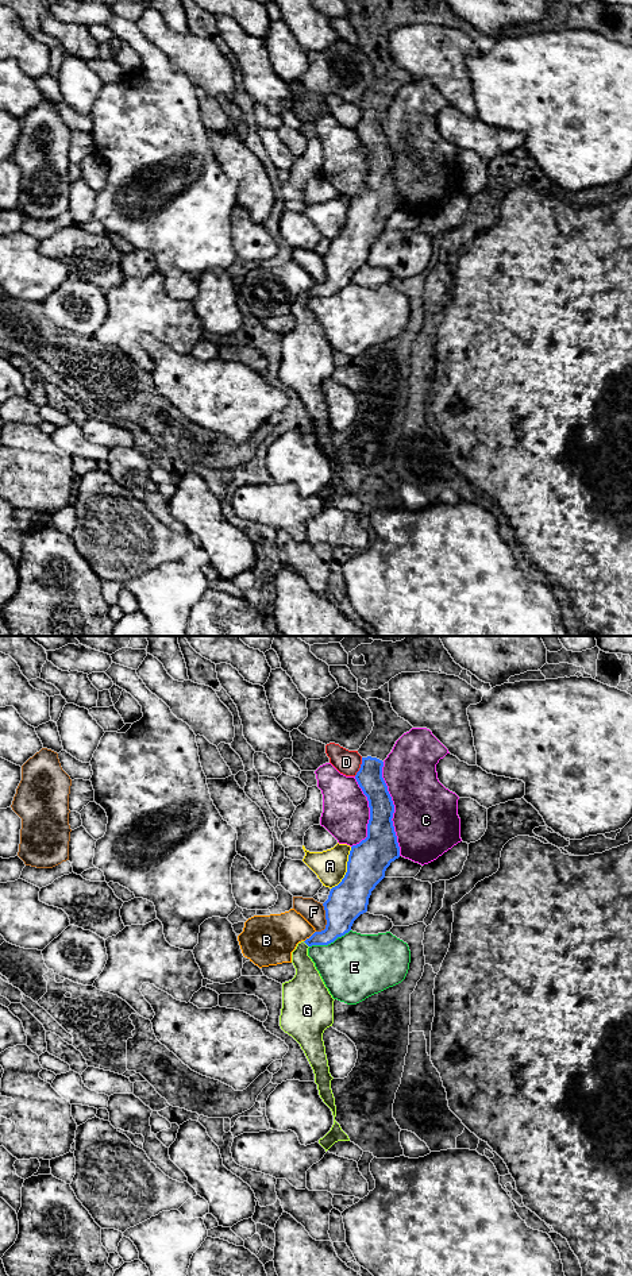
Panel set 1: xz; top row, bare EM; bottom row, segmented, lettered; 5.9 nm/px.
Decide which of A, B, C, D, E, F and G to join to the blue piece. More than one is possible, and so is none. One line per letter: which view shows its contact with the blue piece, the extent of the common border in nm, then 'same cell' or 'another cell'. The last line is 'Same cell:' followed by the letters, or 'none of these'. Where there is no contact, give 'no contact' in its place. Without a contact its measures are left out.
A: contact in xz; length 280 nm; another cell
B: contact in xz; length 100 nm; another cell
C: contact in xz; length 550 nm; another cell
D: contact in xz; length 120 nm; another cell
E: contact in xz; length 260 nm; another cell
F: contact in xz; length 180 nm; another cell
G: contact in xz; length 50 nm; same cell
Same cell: G

